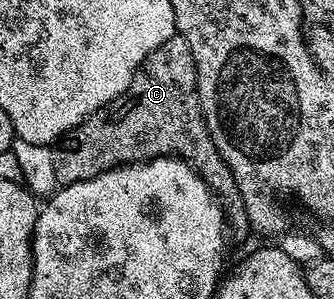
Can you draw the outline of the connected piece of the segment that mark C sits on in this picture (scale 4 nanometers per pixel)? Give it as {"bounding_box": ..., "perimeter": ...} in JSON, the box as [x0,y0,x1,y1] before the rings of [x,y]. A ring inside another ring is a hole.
{"bounding_box":[51,33,247,232],"perimeter":[[[175,33],[142,62],[123,95],[93,111],[79,127],[73,127],[58,140],[51,153],[58,185],[88,181],[113,167],[169,155],[191,164],[218,204],[228,209],[231,232],[247,230],[246,206],[232,169],[228,169],[208,133],[202,106],[198,104],[197,85],[192,49],[188,49],[188,41],[182,35]]]}

